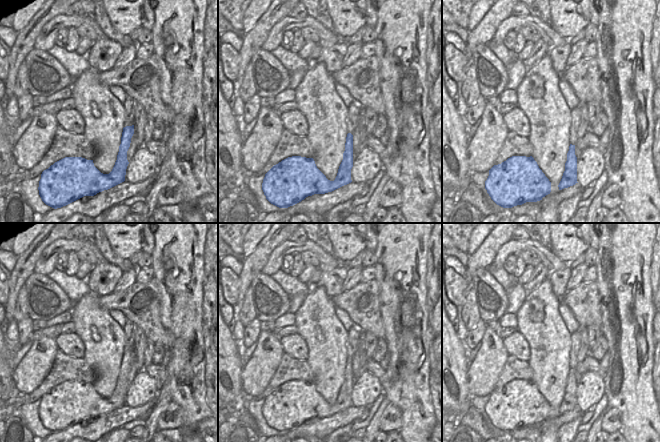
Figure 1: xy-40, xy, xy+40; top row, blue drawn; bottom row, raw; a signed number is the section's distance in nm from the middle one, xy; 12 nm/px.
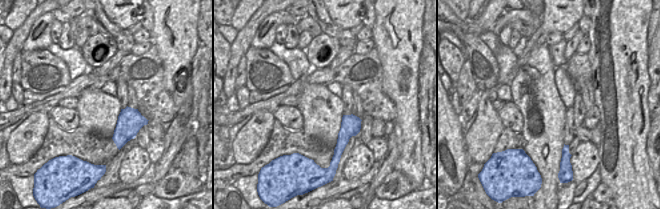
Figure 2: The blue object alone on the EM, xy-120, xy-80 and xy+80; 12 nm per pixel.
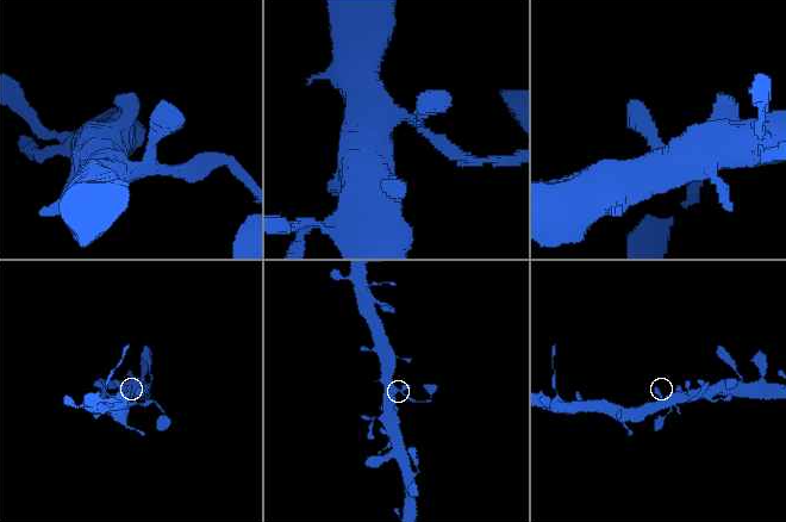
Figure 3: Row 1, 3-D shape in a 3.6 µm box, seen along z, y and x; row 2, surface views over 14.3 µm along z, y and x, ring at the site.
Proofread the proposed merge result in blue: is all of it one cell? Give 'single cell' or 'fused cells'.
single cell

